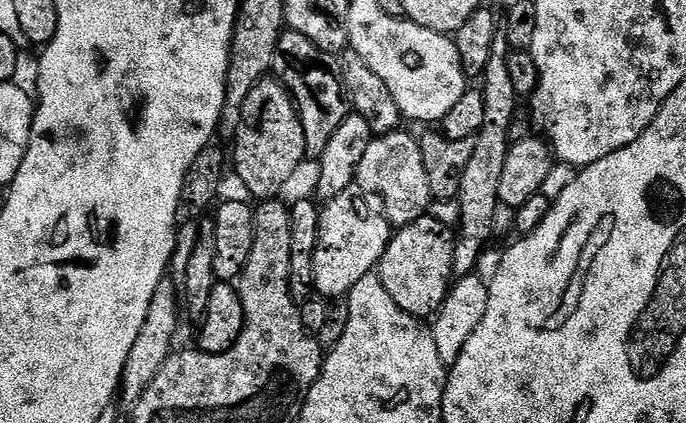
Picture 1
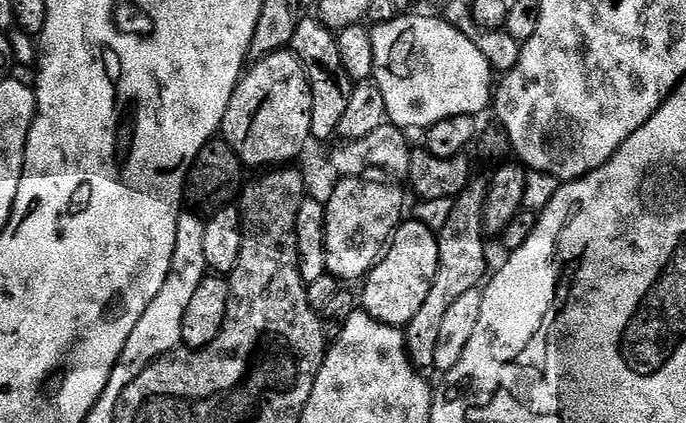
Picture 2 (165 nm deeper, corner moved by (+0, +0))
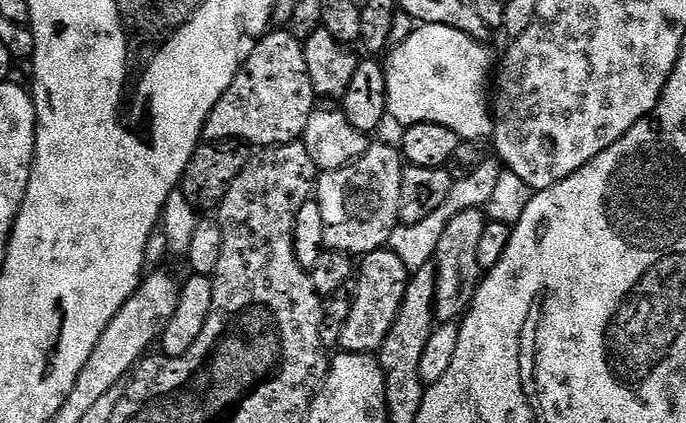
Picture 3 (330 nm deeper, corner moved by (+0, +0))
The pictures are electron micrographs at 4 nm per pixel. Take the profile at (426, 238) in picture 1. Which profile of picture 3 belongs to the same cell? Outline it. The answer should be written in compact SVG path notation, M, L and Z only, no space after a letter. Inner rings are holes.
M382 247L376 252L367 253L358 268L358 283L354 310L339 329L340 348L346 352L375 353L382 346L386 334L392 332L398 318L398 310L404 304L410 269L404 264L399 253ZM364 260L364 264L363 264Z

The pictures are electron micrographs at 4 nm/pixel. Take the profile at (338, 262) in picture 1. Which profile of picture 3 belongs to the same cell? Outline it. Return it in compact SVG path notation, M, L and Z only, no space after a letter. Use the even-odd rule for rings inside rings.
M369 143L366 154L353 164L321 171L314 188L324 223L324 243L329 249L349 254L367 254L385 247L400 224L400 199L405 161L399 147Z

